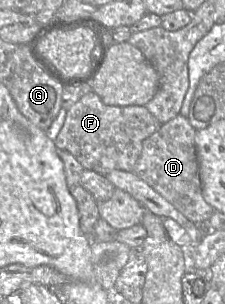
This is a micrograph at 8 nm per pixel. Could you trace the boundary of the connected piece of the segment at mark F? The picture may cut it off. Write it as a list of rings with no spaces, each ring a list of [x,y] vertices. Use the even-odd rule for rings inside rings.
[[[91,91],[67,110],[66,120],[54,143],[58,149],[70,152],[86,170],[104,176],[112,170],[134,172],[143,141],[161,125],[145,106],[106,105]]]

